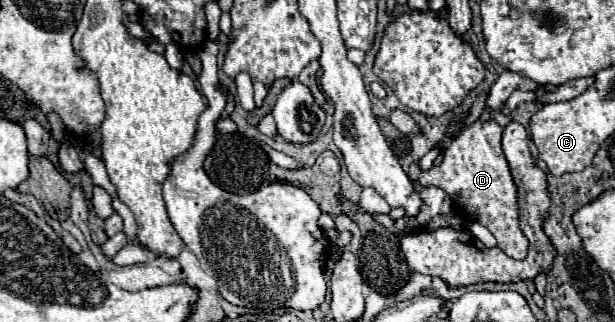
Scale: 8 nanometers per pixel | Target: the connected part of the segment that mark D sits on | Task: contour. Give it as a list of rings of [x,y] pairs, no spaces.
[[[478,119],[450,141],[438,165],[432,165],[424,171],[416,161],[410,165],[408,175],[422,187],[440,187],[442,191],[446,191],[454,203],[454,209],[460,215],[466,215],[470,221],[482,223],[498,239],[498,247],[508,257],[526,259],[530,243],[518,223],[518,189],[512,181],[512,173],[500,147],[500,139],[502,127],[494,119]]]

